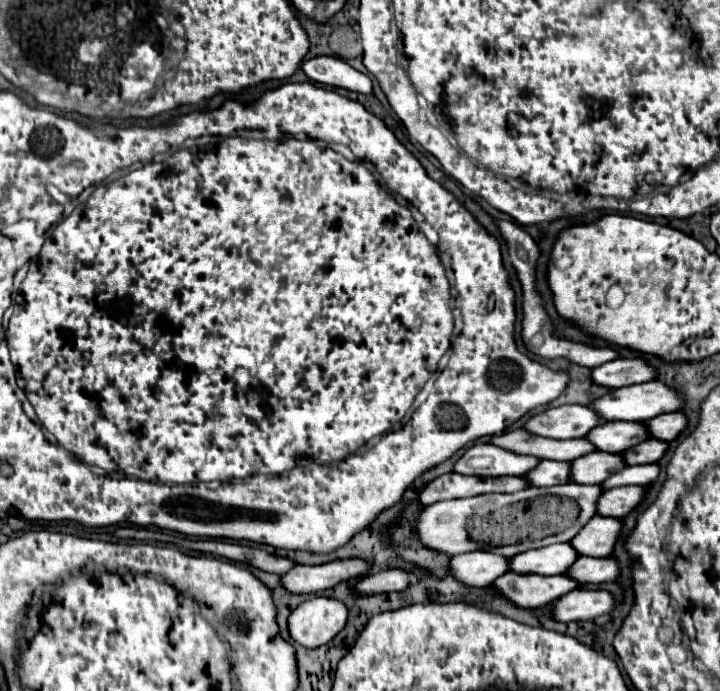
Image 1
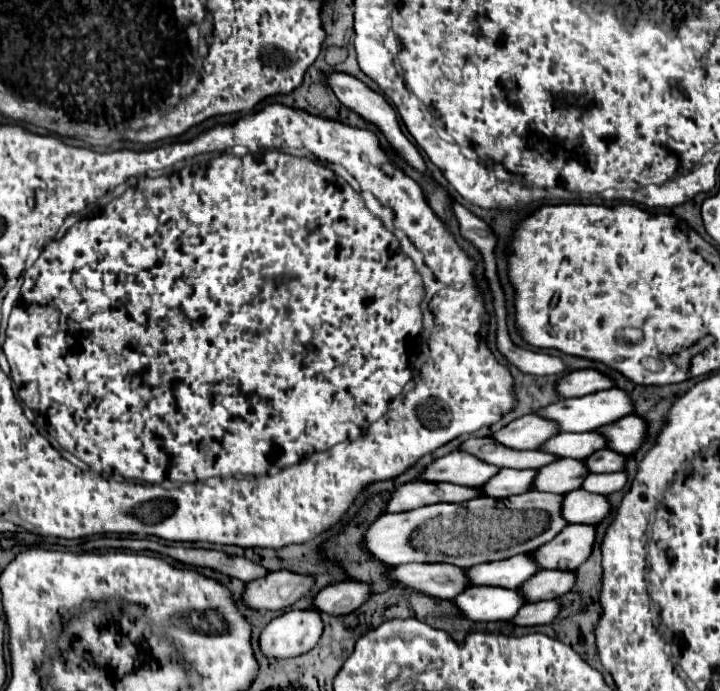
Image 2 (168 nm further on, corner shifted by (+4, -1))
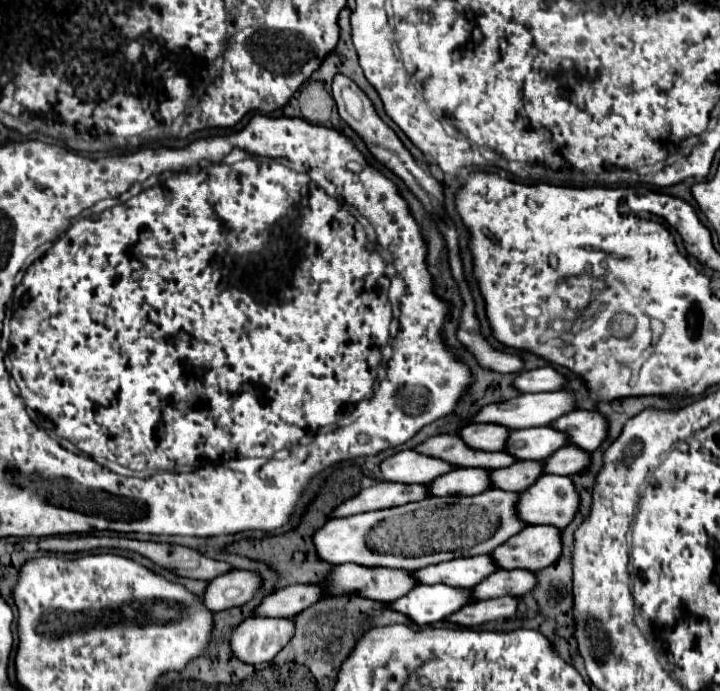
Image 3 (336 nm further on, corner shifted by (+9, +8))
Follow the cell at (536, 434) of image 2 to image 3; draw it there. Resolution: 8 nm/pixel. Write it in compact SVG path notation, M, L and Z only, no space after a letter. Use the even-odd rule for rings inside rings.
M472 423L458 431L460 439L470 449L476 449L476 451L502 451L508 433L510 431L506 427L492 425L492 423L482 423L482 425Z

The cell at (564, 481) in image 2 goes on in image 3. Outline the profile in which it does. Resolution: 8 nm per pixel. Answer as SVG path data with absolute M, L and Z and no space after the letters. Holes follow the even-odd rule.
M516 461L510 467L494 469L490 471L490 487L502 489L502 491L524 491L542 475L542 463L540 461Z

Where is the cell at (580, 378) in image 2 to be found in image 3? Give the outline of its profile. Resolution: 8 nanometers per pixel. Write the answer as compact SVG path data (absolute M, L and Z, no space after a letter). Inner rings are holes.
M542 367L534 371L524 371L516 375L514 389L520 393L542 393L542 391L558 391L564 385L564 377L556 373L552 367Z

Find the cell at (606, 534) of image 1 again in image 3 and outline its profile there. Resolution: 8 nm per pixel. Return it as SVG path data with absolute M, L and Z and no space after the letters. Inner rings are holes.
M528 525L518 535L512 535L502 547L490 551L490 557L498 569L528 569L540 571L558 559L560 555L560 531L556 527Z

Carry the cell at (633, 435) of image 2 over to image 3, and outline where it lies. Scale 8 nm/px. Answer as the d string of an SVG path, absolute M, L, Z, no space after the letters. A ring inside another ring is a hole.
M570 411L568 415L552 421L550 427L566 433L568 445L574 445L586 453L598 449L606 437L606 423L602 423L602 415L594 411Z

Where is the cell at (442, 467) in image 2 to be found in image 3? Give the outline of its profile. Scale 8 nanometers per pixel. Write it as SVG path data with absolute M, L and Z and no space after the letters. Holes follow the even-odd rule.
M400 451L380 463L380 469L374 479L404 485L408 483L428 485L432 479L444 475L446 471L452 471L452 467L448 463L442 463L440 459L430 459L414 451Z

